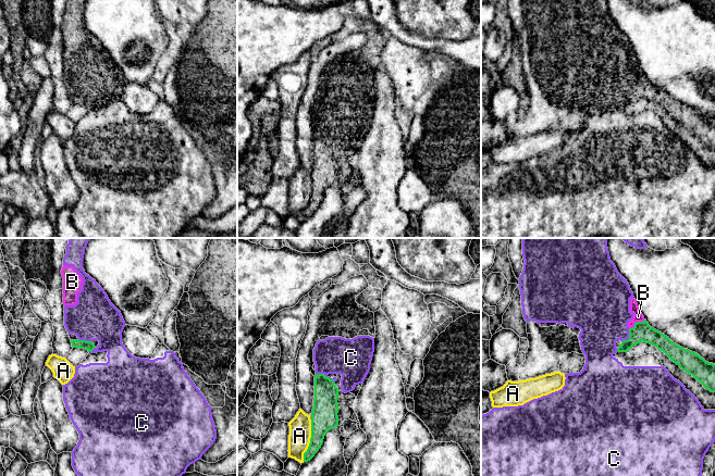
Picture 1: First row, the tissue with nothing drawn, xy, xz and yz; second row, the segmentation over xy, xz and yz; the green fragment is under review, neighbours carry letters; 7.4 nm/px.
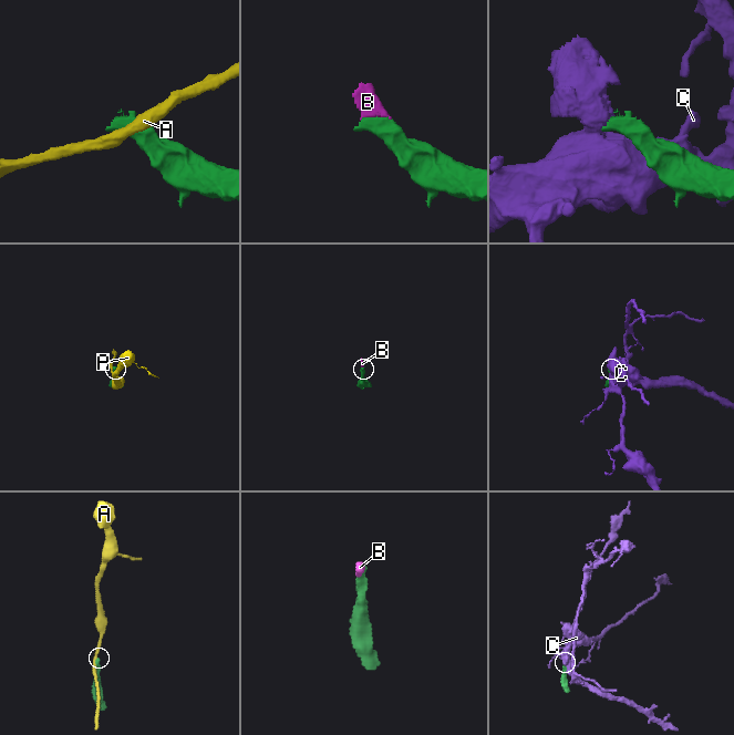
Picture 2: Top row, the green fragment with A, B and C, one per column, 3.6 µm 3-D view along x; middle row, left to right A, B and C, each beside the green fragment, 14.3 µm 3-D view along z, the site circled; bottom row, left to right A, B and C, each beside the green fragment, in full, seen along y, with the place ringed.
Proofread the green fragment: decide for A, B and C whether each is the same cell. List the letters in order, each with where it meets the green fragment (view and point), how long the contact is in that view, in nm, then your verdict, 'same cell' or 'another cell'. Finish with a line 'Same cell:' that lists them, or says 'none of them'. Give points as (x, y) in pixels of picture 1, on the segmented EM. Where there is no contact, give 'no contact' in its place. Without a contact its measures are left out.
A: contact xz (310, 440); length 320 nm; another cell
B: contact yz (637, 322); length 140 nm; same cell
C: contact xz (324, 375); length 160 nm; another cell
Same cell: B

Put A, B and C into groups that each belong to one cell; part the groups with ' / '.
A / B / C

